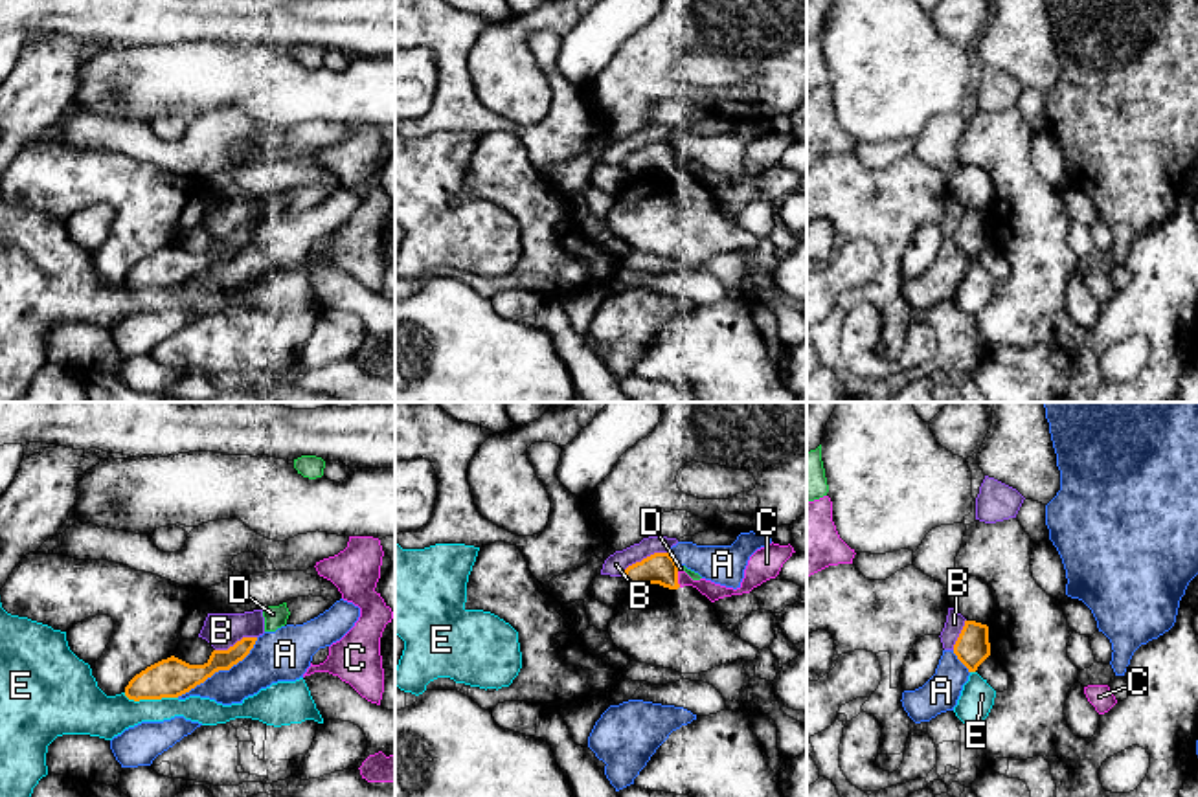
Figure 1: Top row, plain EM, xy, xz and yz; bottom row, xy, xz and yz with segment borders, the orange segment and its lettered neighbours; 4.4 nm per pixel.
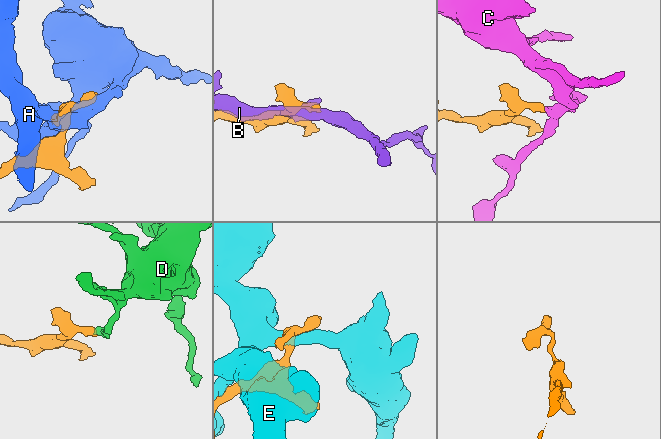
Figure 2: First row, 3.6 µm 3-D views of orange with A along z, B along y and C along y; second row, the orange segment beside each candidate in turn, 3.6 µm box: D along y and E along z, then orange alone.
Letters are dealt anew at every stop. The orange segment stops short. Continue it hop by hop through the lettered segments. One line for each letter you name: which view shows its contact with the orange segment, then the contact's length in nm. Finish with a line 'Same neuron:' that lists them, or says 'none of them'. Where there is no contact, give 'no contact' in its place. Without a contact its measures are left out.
Same neuron: none of them

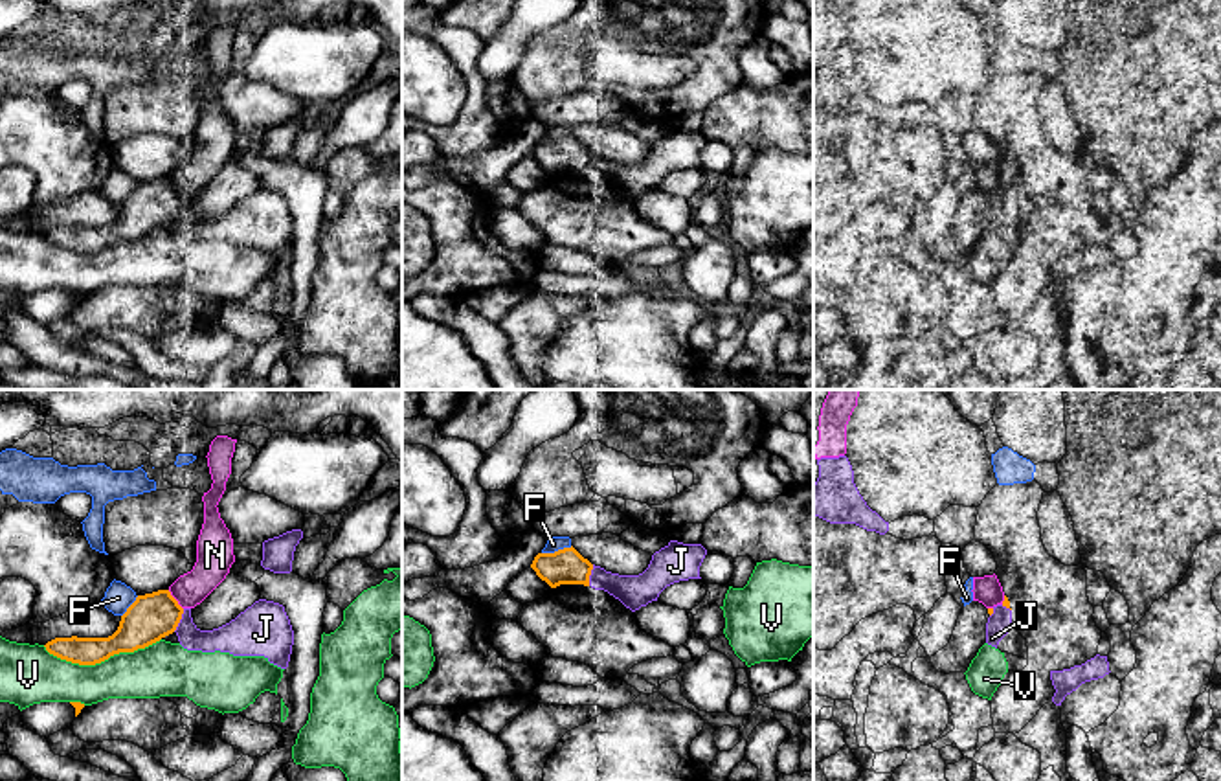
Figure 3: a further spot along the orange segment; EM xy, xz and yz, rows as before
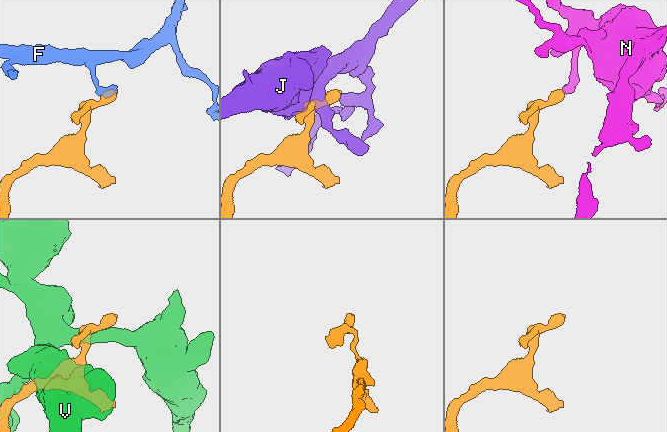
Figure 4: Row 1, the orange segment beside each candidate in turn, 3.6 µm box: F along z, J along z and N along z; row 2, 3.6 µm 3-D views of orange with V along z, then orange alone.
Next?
Same neuron: none of them

